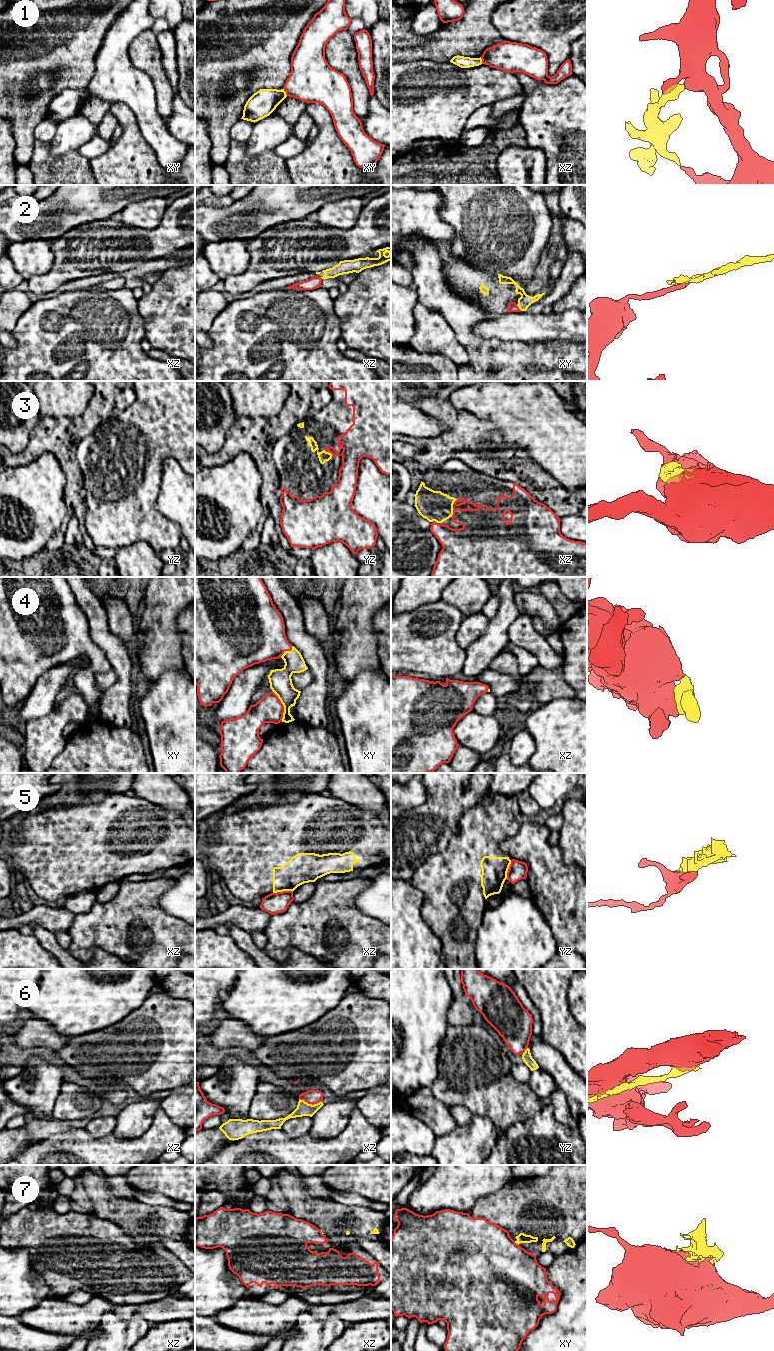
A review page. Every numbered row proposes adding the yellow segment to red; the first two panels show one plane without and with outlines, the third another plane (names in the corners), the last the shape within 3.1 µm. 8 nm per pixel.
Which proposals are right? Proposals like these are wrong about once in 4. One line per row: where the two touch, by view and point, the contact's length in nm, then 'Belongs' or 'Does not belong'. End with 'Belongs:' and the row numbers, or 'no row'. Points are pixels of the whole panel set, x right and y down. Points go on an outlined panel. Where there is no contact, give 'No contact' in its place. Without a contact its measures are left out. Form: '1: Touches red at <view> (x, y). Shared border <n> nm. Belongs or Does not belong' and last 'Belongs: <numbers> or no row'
1: Touches red at xy (285, 91). Shared border 70 nm. Belongs
2: Touches red at xy (518, 307). Shared border 70 nm. Does not belong
3: Touches red at yz (328, 451). Shared border 80 nm. Belongs
4: Touches red at xy (283, 706). Shared border 260 nm. Belongs
5: Touches red at xz (283, 891). Shared border 160 nm. Does not belong
6: Touches red at xz (310, 1103). Shared border 190 nm. Does not belong
7: Touches red at xy (515, 1243). Shared border 50 nm. Does not belong
Belongs: 1, 3, 4

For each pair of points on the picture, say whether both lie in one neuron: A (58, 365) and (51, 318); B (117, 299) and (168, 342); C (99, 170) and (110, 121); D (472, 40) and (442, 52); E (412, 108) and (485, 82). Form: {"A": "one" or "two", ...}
{"A": "one", "B": "two", "C": "two", "D": "one", "E": "one"}

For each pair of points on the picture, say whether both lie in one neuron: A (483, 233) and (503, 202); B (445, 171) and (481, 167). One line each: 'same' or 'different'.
A: same
B: same

